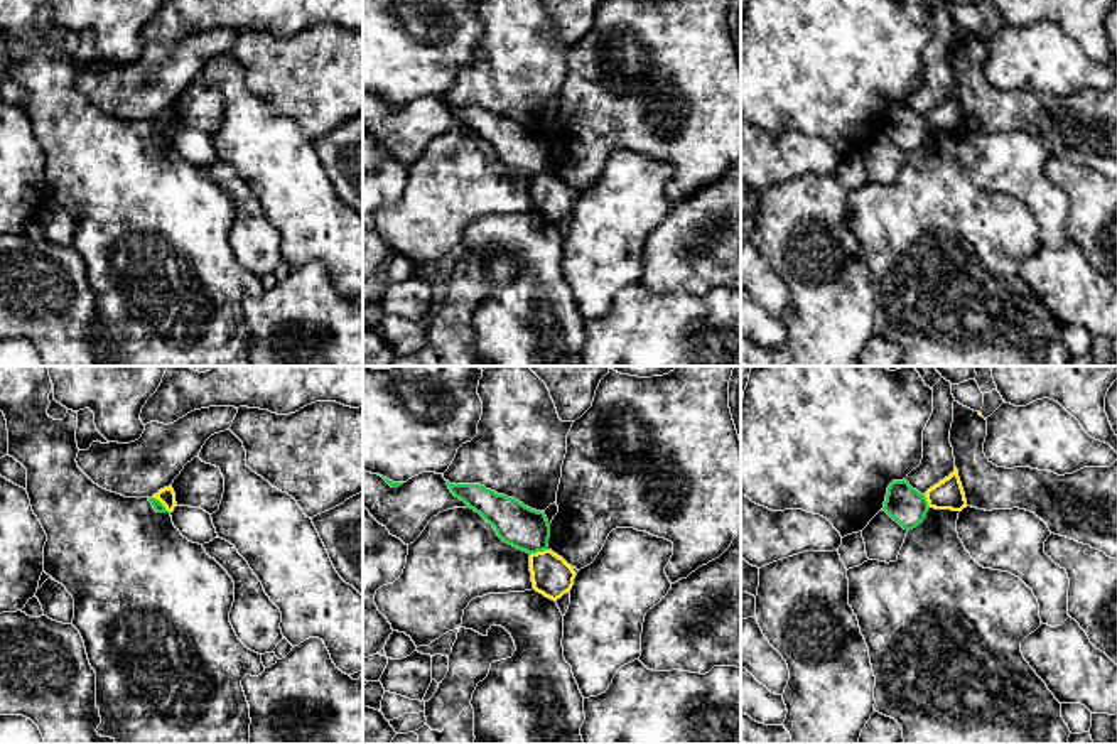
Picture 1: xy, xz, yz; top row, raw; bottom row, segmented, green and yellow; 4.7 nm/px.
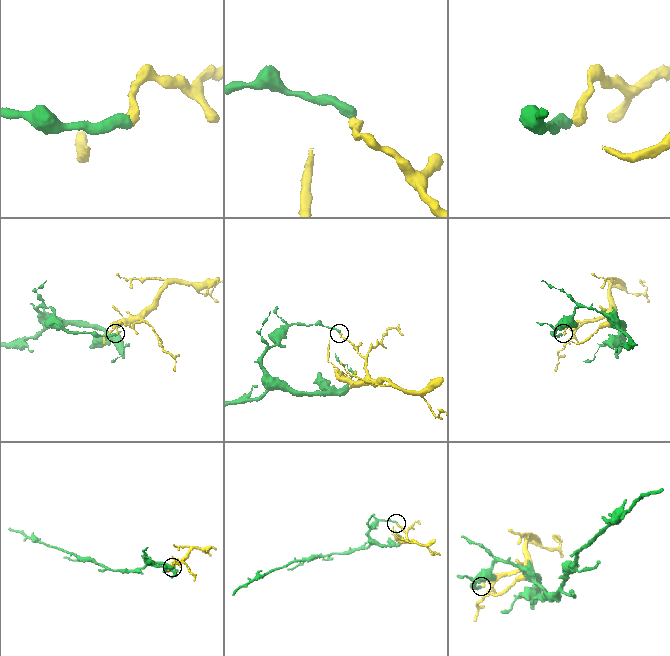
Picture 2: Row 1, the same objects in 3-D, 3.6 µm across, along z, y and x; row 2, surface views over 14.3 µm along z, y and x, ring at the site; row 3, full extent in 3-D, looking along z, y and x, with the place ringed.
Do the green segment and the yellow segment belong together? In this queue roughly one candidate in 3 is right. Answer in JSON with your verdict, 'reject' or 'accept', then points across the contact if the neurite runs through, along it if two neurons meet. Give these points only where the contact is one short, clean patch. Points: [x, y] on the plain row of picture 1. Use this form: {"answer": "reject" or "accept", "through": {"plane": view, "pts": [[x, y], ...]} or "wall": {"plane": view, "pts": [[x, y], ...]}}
{"answer": "reject", "wall": {"plane": "xz", "pts": [[547, 171], [530, 177]]}}

